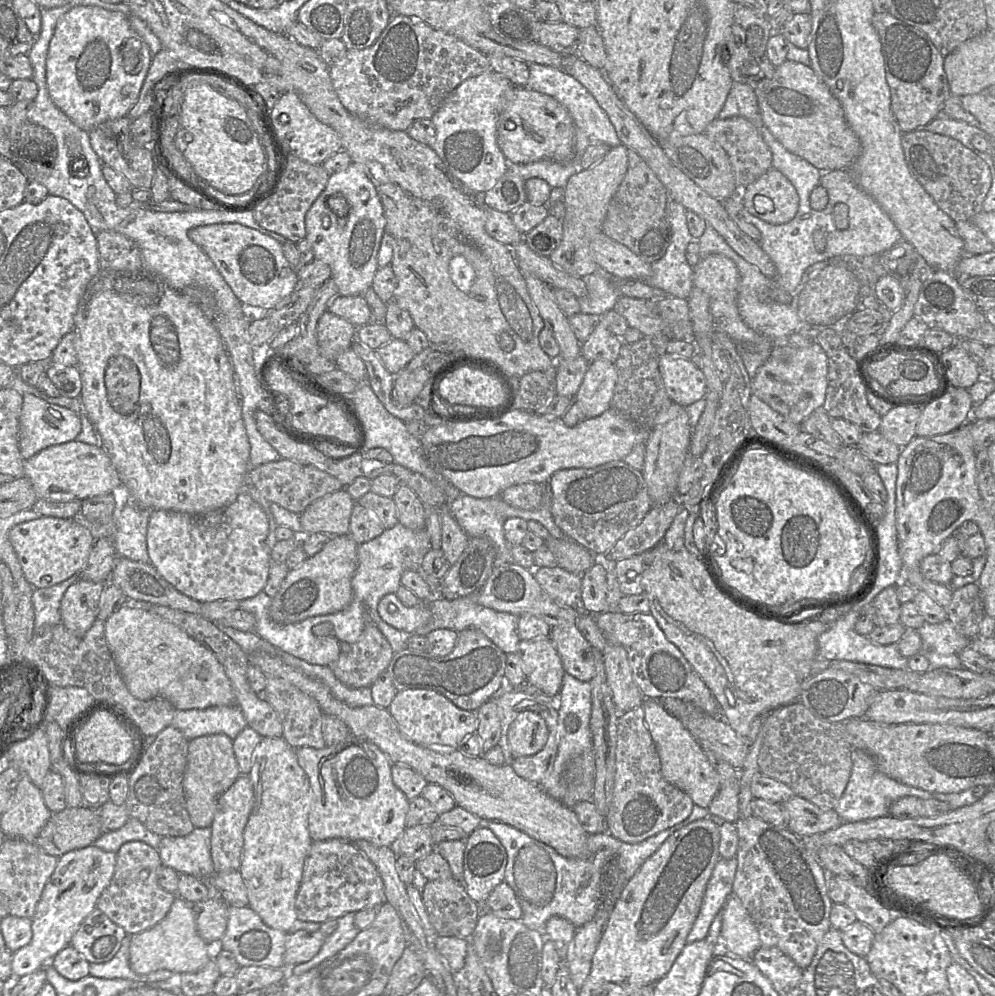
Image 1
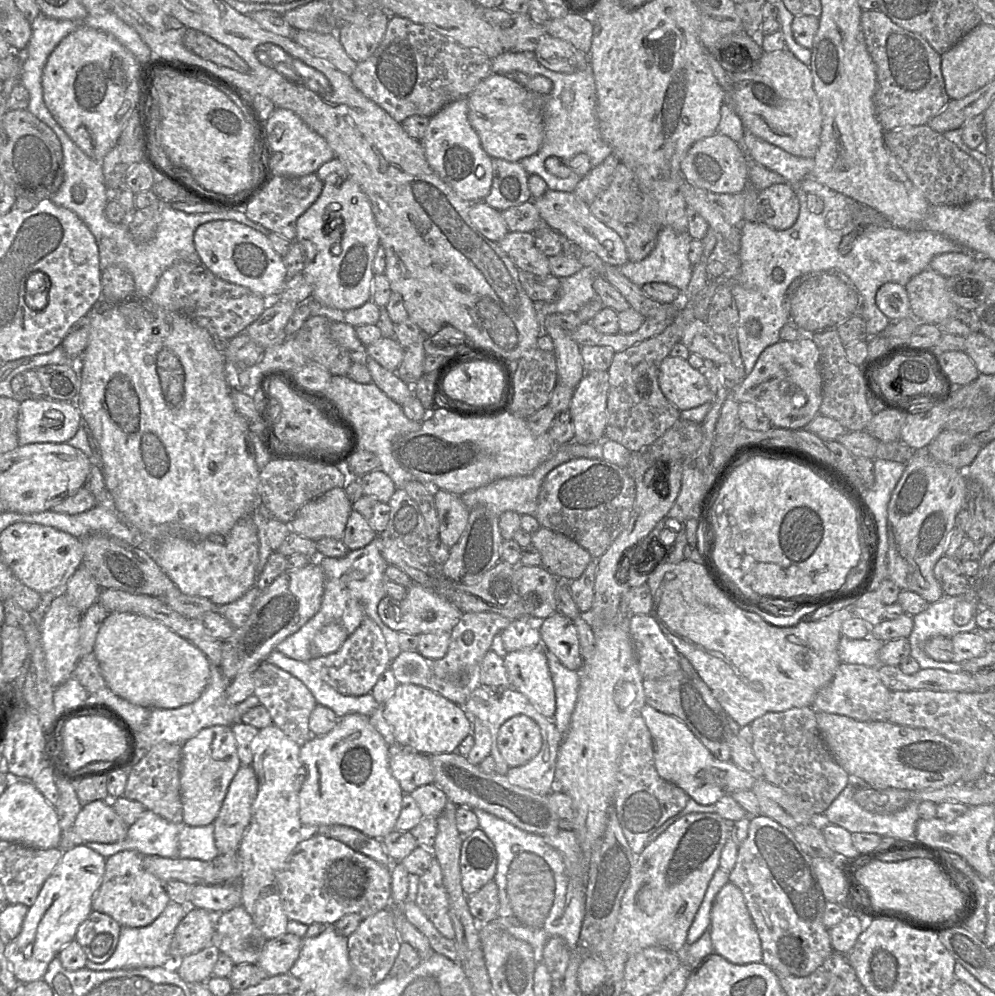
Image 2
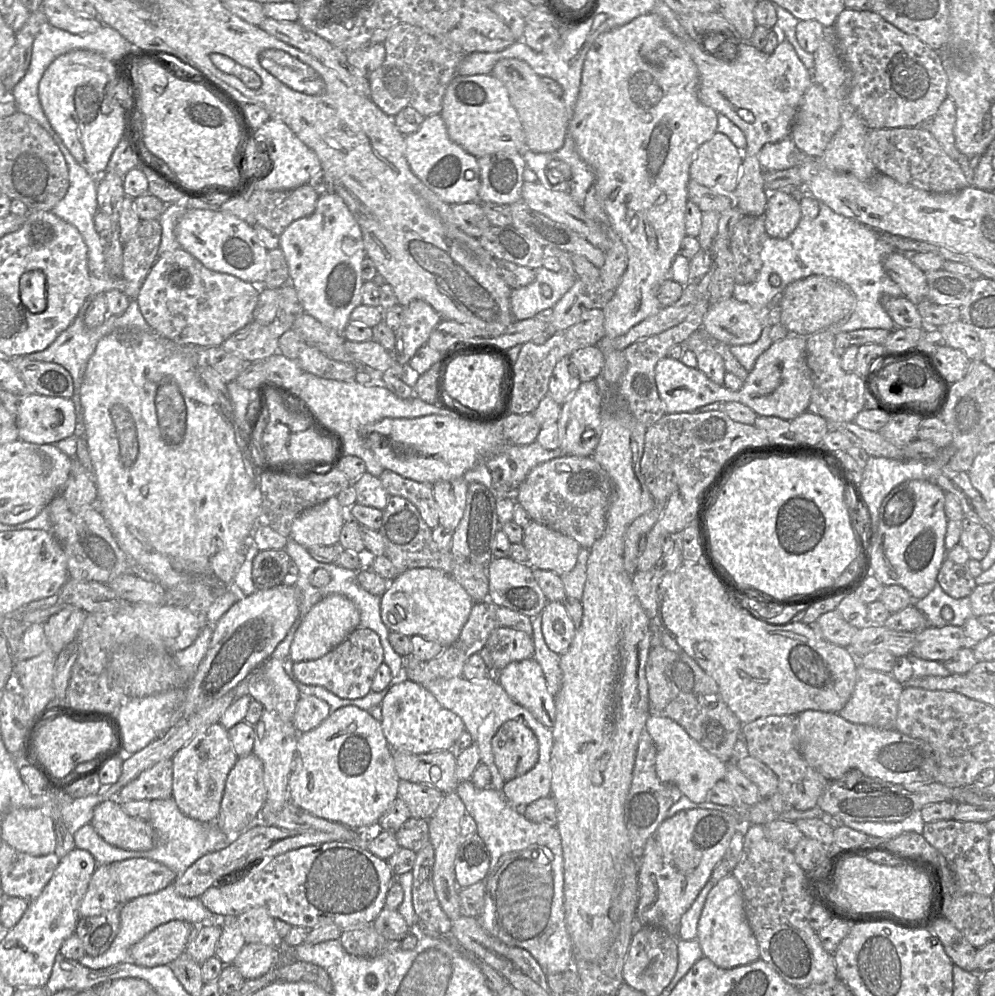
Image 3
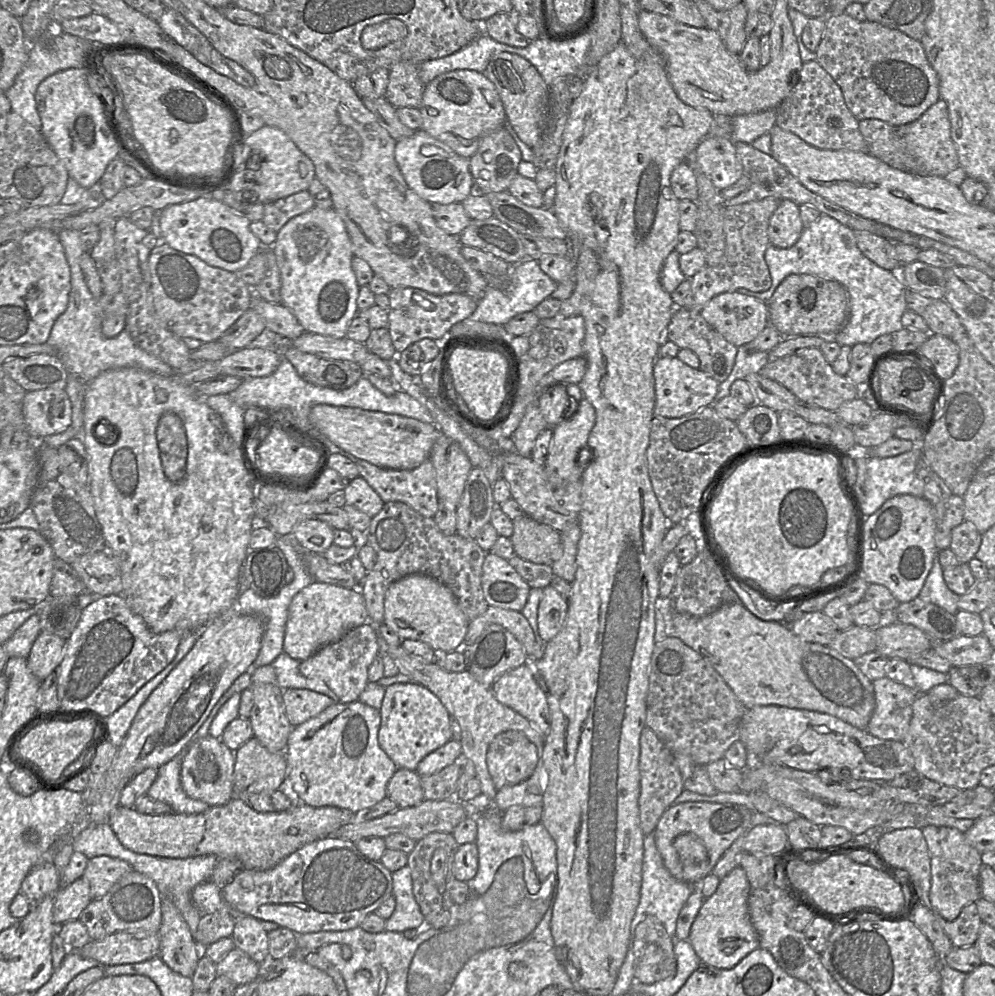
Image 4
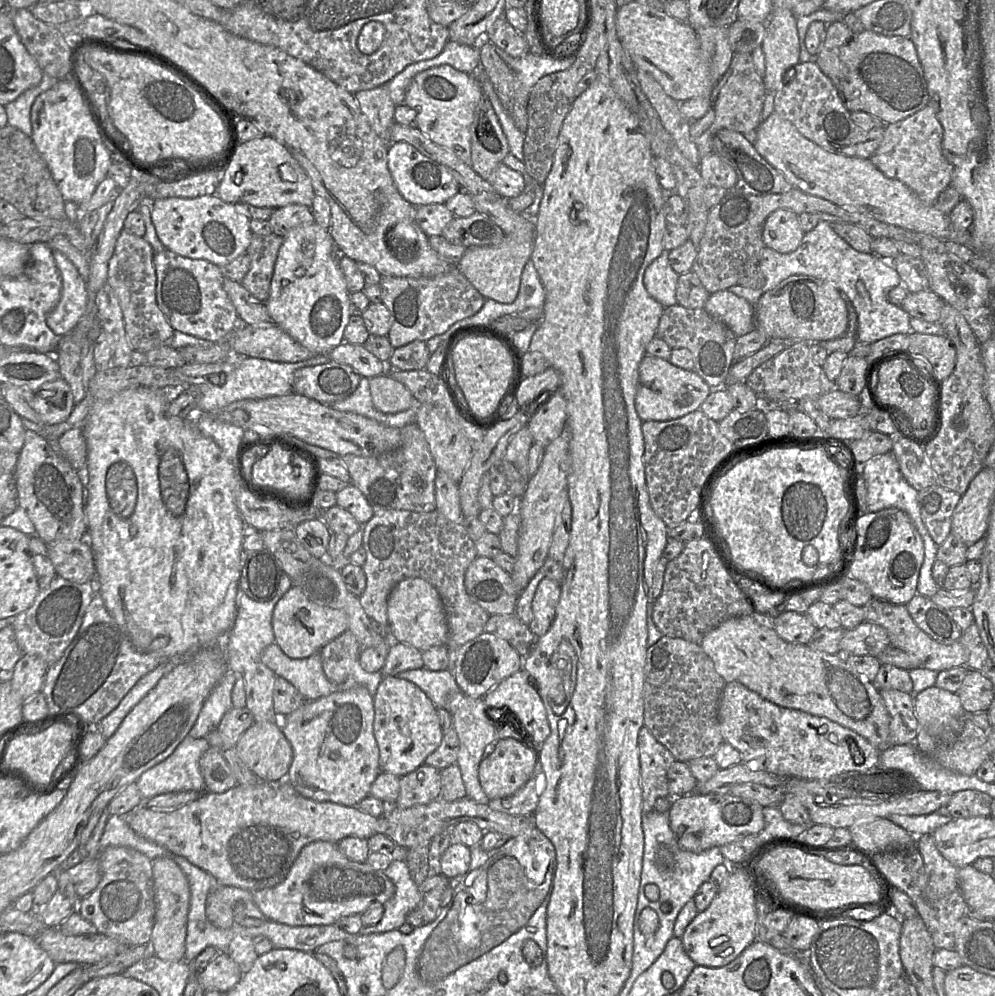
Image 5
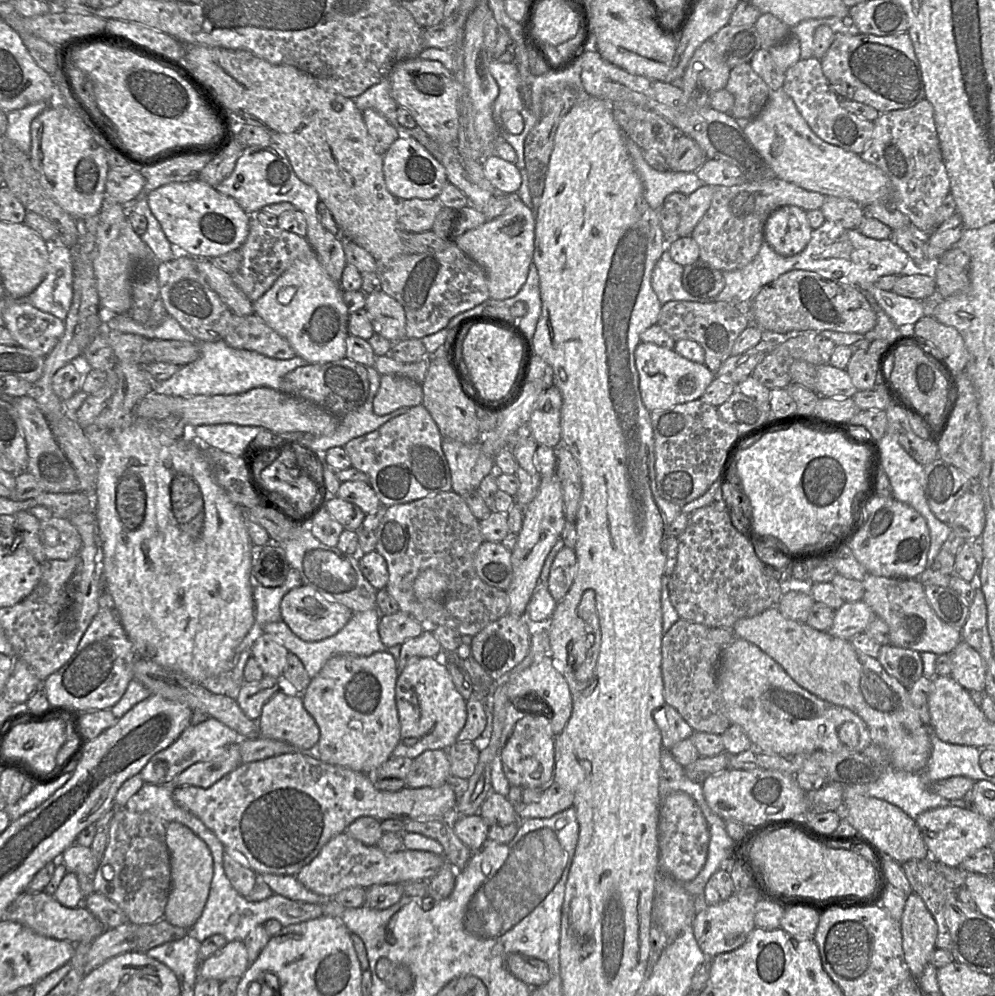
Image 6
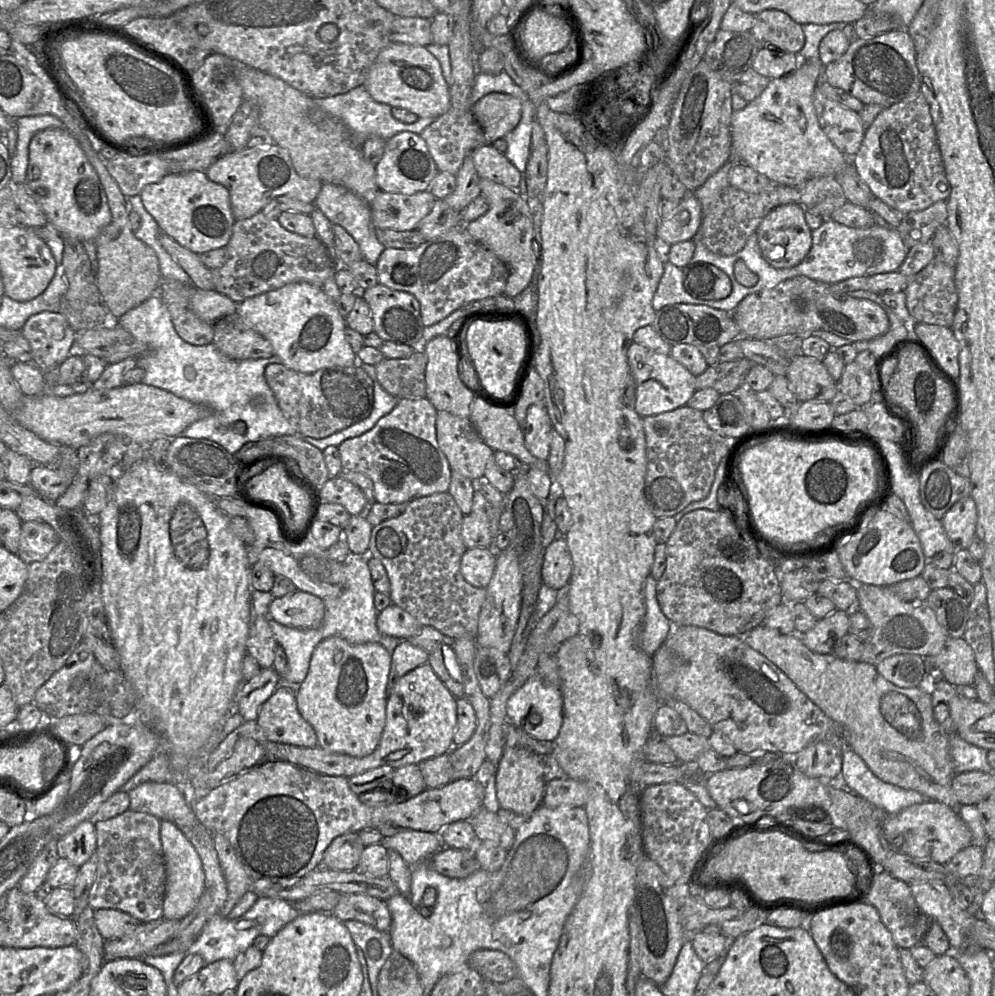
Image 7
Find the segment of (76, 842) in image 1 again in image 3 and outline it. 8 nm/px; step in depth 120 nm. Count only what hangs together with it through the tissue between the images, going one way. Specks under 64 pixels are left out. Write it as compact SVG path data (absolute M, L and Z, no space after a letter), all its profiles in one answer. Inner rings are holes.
M107 797L95 807L90 824L115 847L147 851L154 846L154 831L149 822L129 816L116 797Z

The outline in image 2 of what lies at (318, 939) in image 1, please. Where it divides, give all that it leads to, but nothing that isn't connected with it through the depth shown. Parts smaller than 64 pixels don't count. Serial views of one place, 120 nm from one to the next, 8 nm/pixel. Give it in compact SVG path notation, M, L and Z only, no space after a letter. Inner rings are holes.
M285 933L268 940L257 964L269 976L288 973L299 957L302 939Z

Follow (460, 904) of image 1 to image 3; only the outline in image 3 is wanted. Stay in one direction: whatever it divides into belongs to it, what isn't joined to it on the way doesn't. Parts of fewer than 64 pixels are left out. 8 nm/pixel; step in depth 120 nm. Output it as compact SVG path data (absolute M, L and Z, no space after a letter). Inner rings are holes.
M429 842L416 853L415 864L411 871L413 907L420 921L429 924L441 935L449 935L451 921L443 911L434 889L434 862L434 849Z

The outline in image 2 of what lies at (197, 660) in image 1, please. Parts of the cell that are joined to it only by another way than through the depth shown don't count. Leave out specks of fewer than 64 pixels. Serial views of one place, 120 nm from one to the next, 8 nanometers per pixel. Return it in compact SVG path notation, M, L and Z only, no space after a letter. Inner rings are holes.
M110 613L97 634L93 653L108 687L128 702L149 709L175 709L196 701L210 677L210 662L200 649L164 624L133 613Z

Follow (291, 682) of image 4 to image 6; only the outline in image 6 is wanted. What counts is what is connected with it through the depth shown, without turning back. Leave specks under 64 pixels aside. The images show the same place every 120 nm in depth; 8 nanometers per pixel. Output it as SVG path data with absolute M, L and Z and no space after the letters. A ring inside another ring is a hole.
M261 633L252 645L251 653L265 676L280 678L290 652L269 634Z

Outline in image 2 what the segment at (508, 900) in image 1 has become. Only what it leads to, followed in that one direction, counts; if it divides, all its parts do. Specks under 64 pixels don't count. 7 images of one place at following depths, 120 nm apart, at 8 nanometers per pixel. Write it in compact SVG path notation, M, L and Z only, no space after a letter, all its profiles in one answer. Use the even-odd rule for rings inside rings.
M490 881L477 892L468 896L468 906L478 924L495 921L499 910L499 891L494 881Z

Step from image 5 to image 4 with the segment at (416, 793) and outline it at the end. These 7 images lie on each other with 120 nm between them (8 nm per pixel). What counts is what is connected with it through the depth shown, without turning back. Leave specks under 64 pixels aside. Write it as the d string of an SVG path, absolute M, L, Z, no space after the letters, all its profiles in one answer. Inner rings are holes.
M461 759L441 771L420 777L425 800L445 800L455 797L461 773Z

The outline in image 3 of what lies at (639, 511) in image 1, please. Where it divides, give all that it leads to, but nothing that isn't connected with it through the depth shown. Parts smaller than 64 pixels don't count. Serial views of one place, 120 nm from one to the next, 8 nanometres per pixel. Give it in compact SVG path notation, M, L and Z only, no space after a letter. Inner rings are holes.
M563 455L535 466L520 484L516 501L527 511L532 521L567 535L581 547L590 549L606 528L612 492L613 482L609 474L592 456Z

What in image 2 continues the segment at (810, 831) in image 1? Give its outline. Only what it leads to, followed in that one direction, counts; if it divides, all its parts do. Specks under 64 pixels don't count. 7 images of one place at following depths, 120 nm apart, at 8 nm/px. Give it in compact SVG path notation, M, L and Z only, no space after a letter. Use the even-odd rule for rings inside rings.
M756 779L751 791L757 797L760 815L773 819L790 831L813 823L813 814L800 810L781 788L765 779Z

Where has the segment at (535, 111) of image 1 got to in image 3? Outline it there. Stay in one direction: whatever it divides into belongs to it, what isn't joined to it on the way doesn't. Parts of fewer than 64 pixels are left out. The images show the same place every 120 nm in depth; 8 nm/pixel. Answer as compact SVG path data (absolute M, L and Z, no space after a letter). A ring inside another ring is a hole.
M491 74L456 75L450 82L440 112L452 141L476 158L503 150L526 149L525 134L505 85Z

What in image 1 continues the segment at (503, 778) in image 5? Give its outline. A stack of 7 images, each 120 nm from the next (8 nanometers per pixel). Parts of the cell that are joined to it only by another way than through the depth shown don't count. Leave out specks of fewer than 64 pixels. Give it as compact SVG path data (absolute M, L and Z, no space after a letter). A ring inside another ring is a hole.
M533 711L520 712L508 729L508 744L514 758L537 754L548 739L544 719Z

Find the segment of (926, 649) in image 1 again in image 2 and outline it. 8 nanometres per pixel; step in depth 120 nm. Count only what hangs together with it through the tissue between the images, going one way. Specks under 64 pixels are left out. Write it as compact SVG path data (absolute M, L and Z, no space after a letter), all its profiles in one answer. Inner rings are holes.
M944 594L938 601L929 603L923 612L913 616L913 629L908 637L911 654L921 669L942 669L956 673L963 671L960 663L936 661L923 650L925 642L936 636L951 638L961 632L972 632L976 627L976 615L965 625L957 625L953 620L953 612L962 595Z

